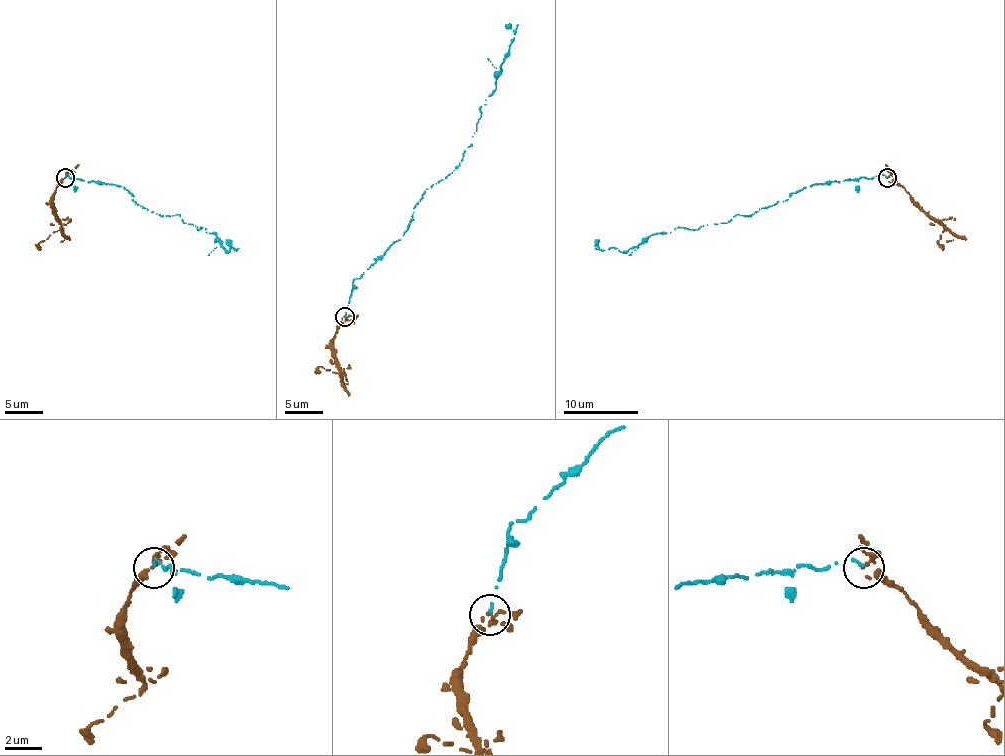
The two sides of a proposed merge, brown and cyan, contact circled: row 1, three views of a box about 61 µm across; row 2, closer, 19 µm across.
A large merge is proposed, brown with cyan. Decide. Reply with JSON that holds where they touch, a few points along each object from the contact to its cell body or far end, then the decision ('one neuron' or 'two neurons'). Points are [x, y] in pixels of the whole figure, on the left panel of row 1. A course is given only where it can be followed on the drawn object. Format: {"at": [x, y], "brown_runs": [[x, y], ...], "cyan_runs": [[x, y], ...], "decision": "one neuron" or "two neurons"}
{"at": [65, 178], "brown_runs": [[65, 177], [57, 185], [53, 196], [55, 220], [61, 226], [40, 243], [40, 250]], "cyan_runs": [[65, 177], [121, 186], [142, 207], [179, 215], [196, 230], [217, 233], [228, 252], [234, 250], [226, 239]], "decision": "two neurons"}

